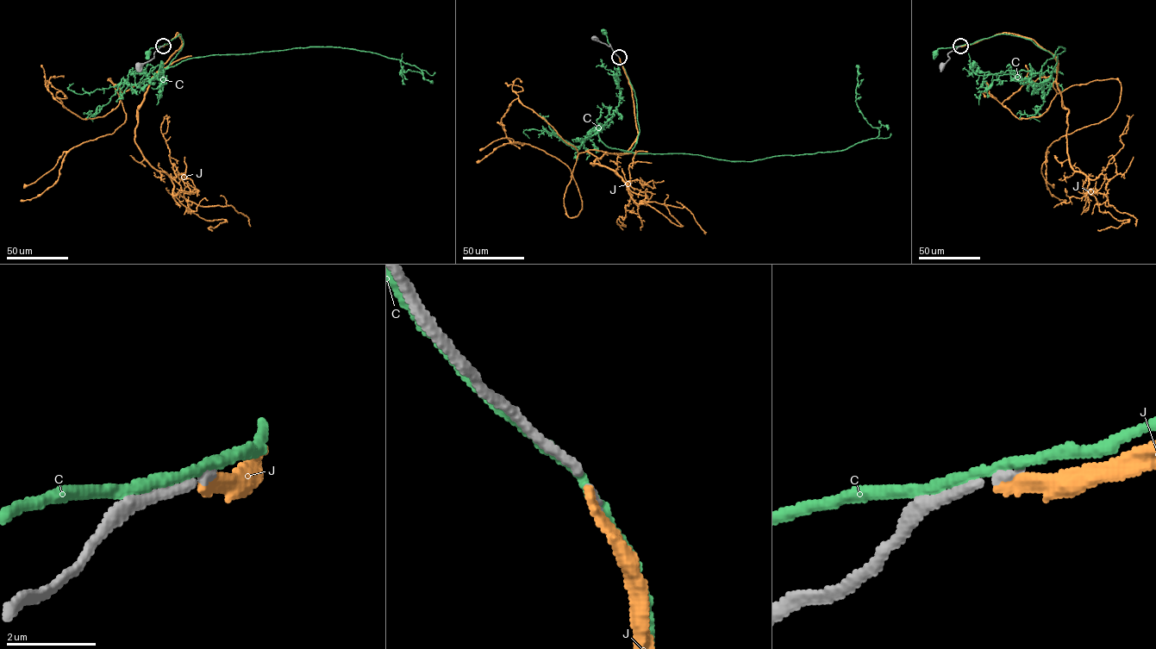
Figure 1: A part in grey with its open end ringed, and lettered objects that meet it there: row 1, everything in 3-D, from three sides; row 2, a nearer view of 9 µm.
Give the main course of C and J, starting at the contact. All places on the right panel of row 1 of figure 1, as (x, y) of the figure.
C: (960, 46), (939, 48), (935, 53)
J: (960, 46), (1019, 34), (1056, 58), (1057, 93), (1121, 84), (1110, 116), (1048, 147), (1046, 188), (1065, 201)

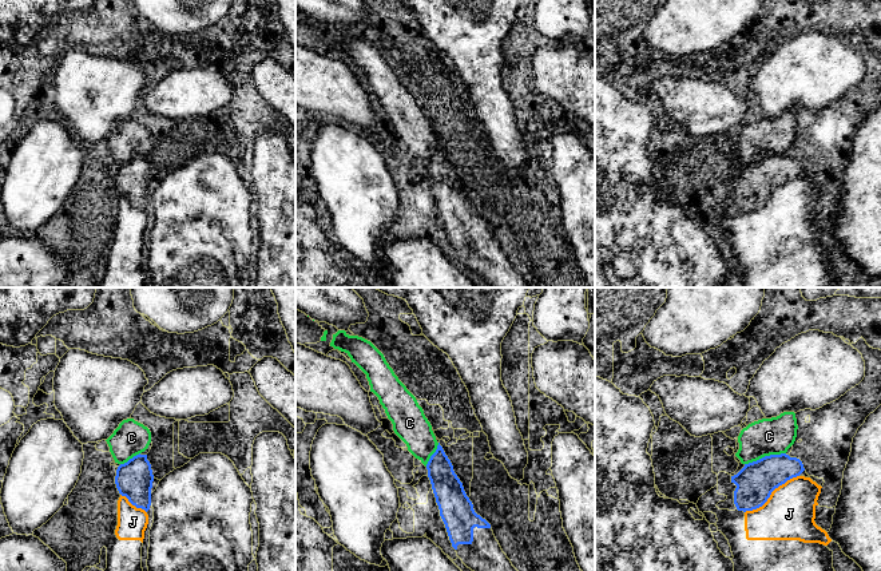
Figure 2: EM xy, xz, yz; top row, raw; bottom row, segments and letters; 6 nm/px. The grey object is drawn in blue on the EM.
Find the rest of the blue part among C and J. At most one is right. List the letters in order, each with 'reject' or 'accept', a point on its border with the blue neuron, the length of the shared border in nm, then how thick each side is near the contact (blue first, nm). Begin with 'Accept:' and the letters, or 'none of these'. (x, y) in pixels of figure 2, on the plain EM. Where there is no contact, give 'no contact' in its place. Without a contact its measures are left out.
Accept: none of these
C: reject; contact yz (765, 157); length 260 nm; calibres 240 and 220 nm
J: reject; contact yz (770, 194); length 400 nm; calibres 240 and 320 nm

